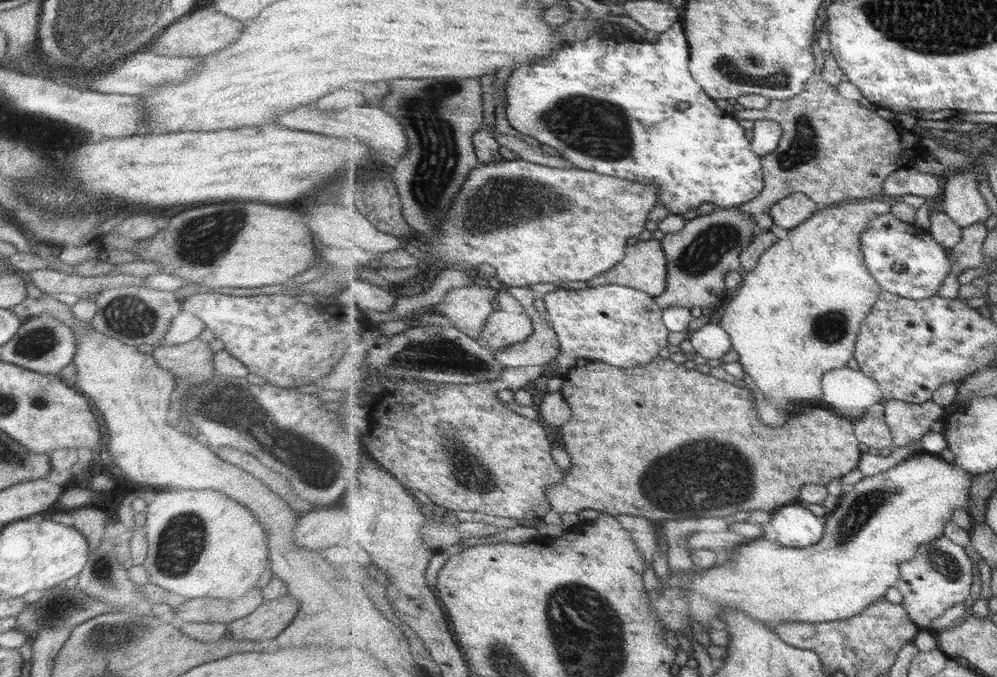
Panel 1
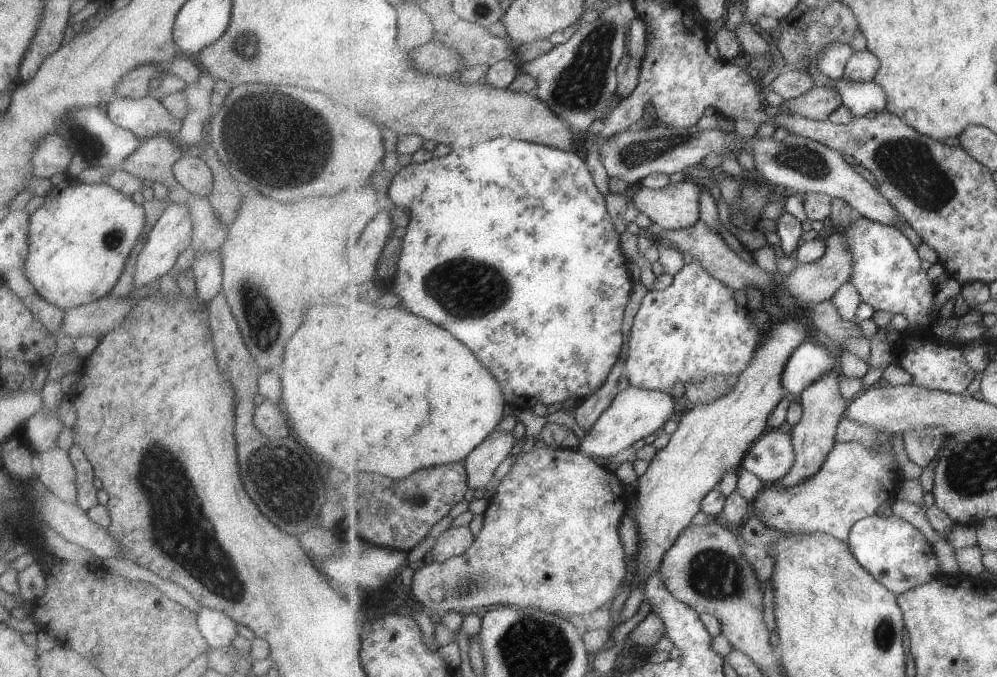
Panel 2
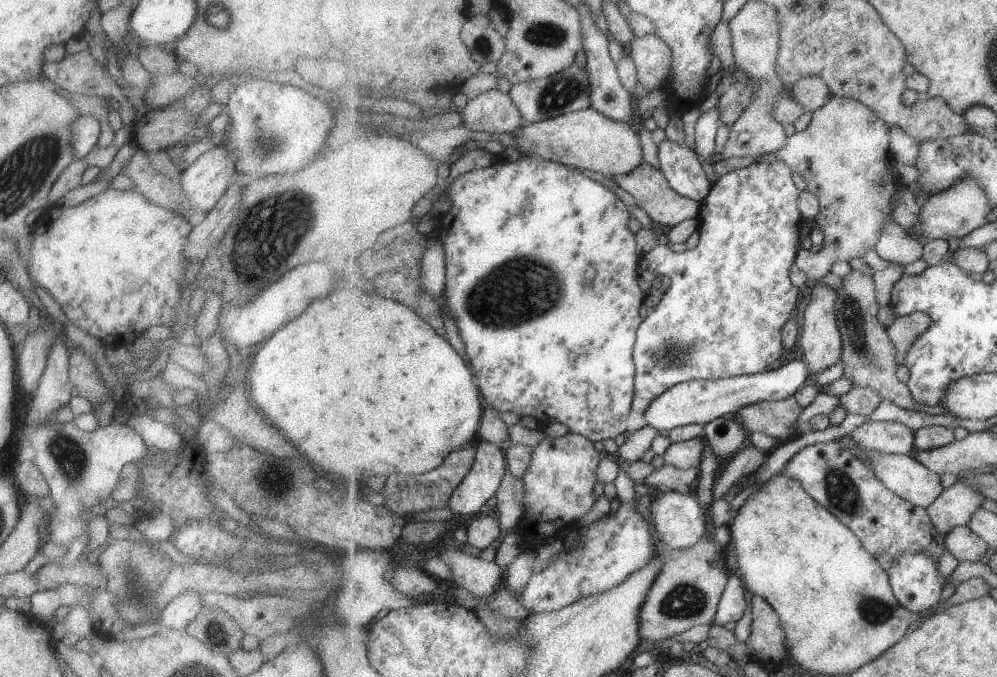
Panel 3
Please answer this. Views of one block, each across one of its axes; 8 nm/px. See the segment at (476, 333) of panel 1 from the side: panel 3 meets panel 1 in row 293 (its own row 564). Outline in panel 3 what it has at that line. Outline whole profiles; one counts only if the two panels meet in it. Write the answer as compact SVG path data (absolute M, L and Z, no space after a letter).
M463 545L458 548L446 547L441 557L452 571L452 579L464 590L483 601L492 596L501 586L503 568L496 560L488 562L481 557L463 552Z

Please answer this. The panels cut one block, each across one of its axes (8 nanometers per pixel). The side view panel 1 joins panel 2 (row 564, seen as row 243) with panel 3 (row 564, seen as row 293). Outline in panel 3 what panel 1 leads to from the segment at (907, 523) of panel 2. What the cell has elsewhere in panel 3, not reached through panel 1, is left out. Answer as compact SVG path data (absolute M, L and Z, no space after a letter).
M904 552L889 570L892 586L901 603L912 612L933 609L942 601L946 579L938 560L926 552Z

